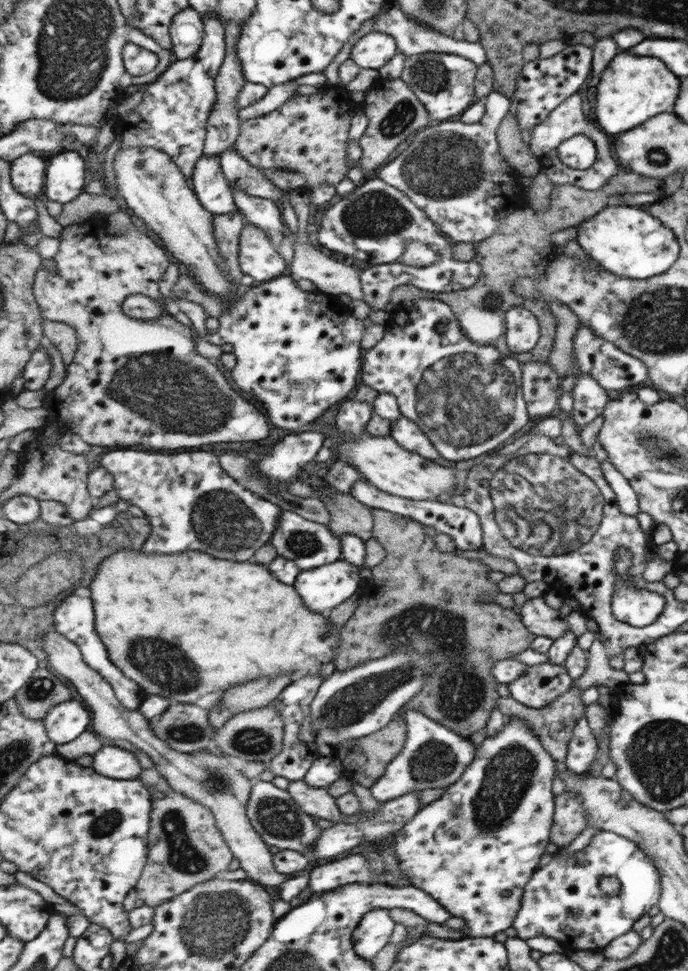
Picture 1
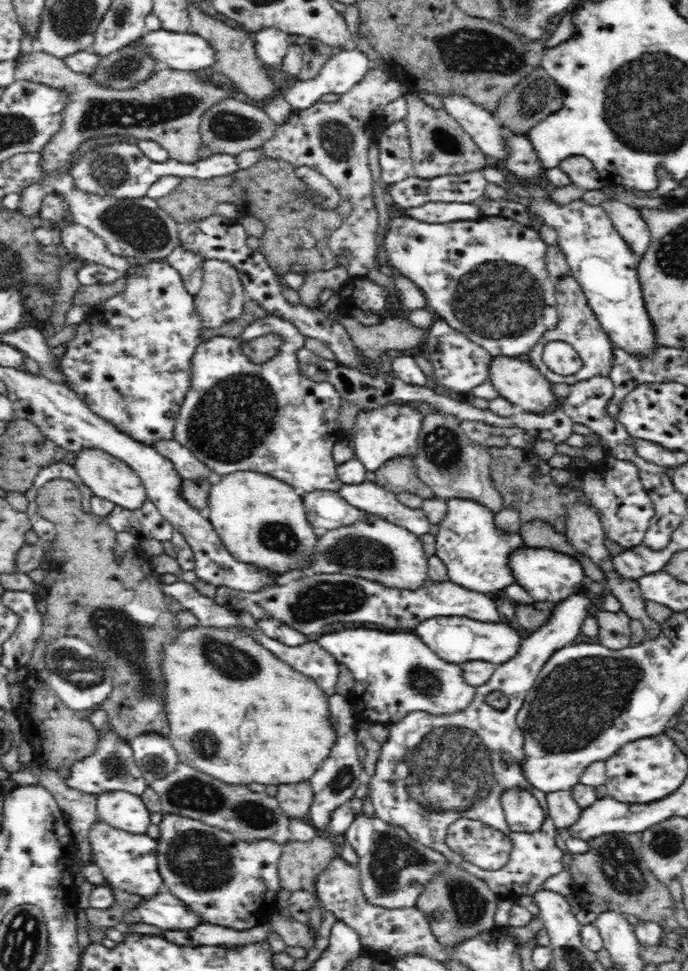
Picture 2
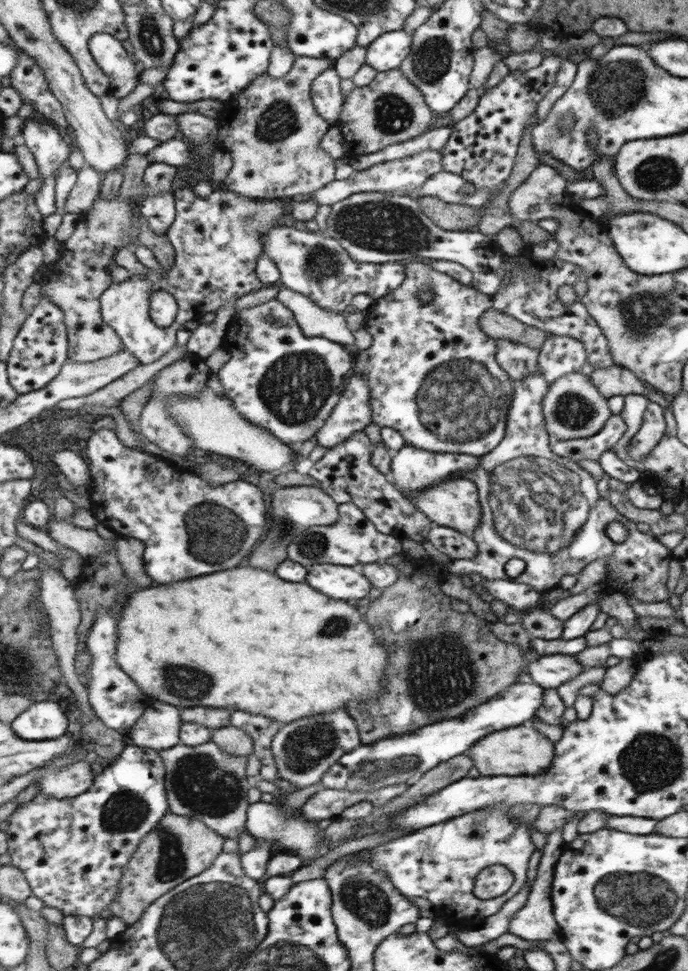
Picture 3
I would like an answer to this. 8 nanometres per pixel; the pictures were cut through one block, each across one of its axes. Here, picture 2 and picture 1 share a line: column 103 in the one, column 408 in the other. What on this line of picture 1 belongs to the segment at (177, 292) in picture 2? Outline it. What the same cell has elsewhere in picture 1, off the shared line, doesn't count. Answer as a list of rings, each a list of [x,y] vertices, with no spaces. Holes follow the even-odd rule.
[[[437,299],[397,304],[384,324],[381,340],[367,349],[362,363],[362,384],[377,393],[393,395],[400,415],[427,433],[441,458],[455,462],[497,448],[529,422],[522,400],[521,375],[521,360],[503,356],[491,345],[478,345],[467,339],[449,306]]]

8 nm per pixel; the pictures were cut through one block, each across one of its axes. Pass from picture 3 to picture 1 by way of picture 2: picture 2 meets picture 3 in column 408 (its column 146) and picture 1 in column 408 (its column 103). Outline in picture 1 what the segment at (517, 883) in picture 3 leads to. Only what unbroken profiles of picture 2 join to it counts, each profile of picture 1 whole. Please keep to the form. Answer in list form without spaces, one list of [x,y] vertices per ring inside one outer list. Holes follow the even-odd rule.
[[[520,718],[507,719],[506,724],[503,724],[503,727],[495,735],[486,736],[475,748],[473,759],[459,775],[459,778],[450,786],[447,786],[445,792],[437,800],[422,806],[421,810],[417,811],[407,821],[406,826],[401,827],[393,834],[394,838],[390,842],[390,847],[394,850],[398,860],[397,866],[399,866],[399,870],[403,875],[408,876],[410,884],[442,904],[451,917],[458,916],[462,918],[465,926],[461,930],[466,937],[493,938],[496,933],[503,932],[510,927],[511,923],[514,922],[515,915],[518,914],[519,903],[522,902],[523,887],[526,886],[531,875],[539,870],[539,860],[543,860],[543,856],[547,856],[547,848],[551,848],[549,832],[551,832],[551,824],[553,824],[556,796],[553,792],[553,785],[555,776],[559,776],[559,761],[551,758],[551,755],[547,753],[531,730],[532,728],[526,720]]]

